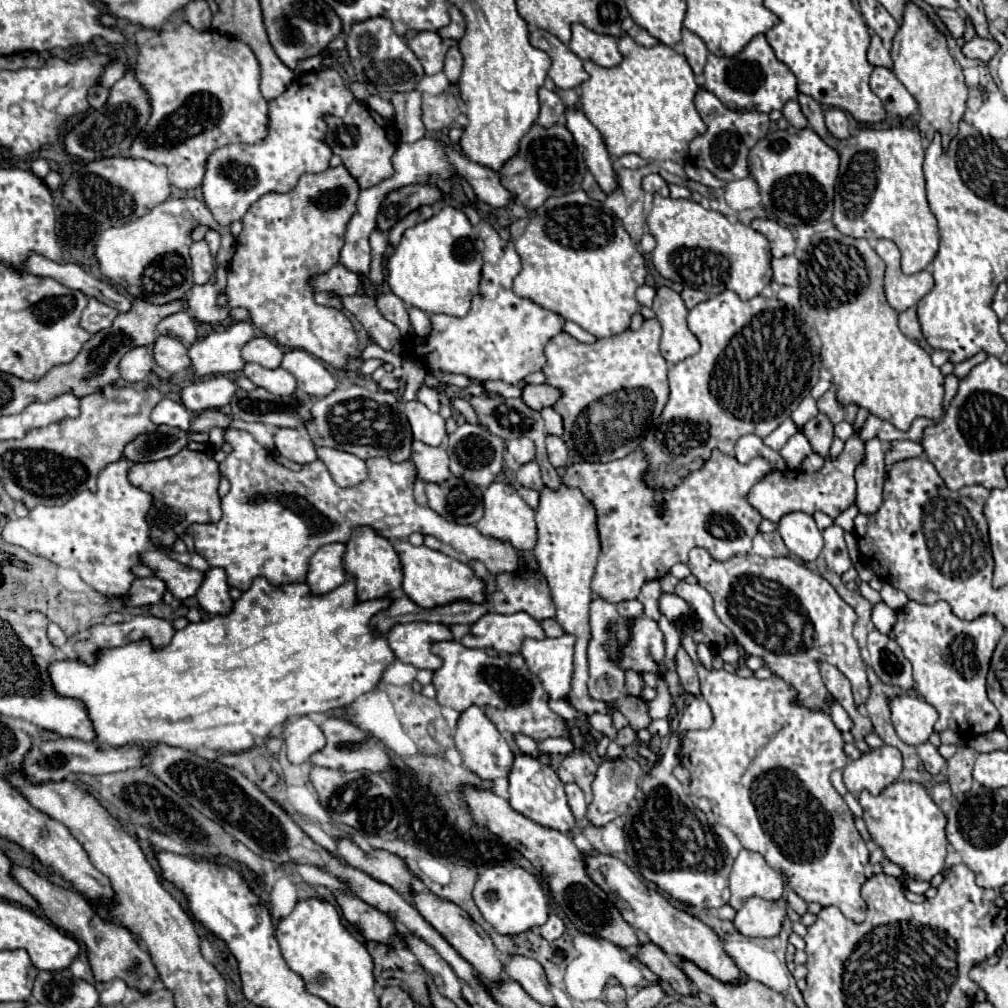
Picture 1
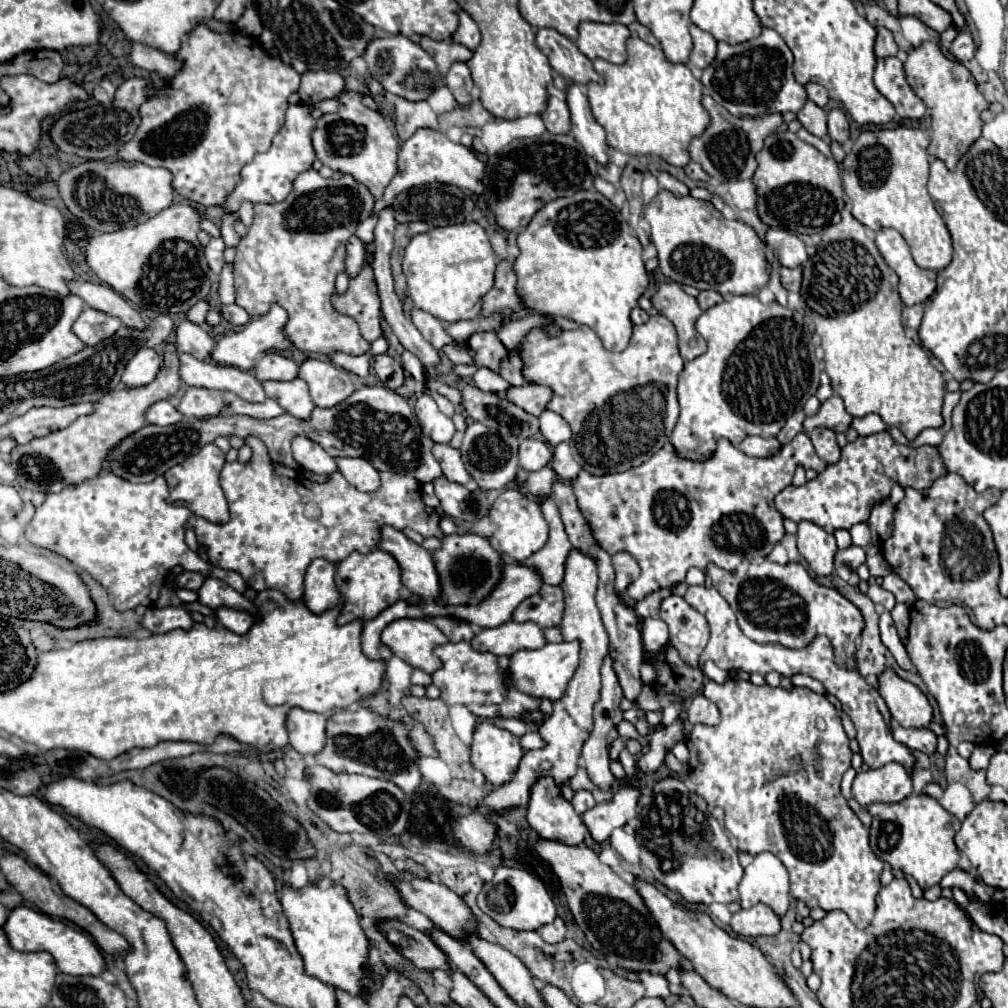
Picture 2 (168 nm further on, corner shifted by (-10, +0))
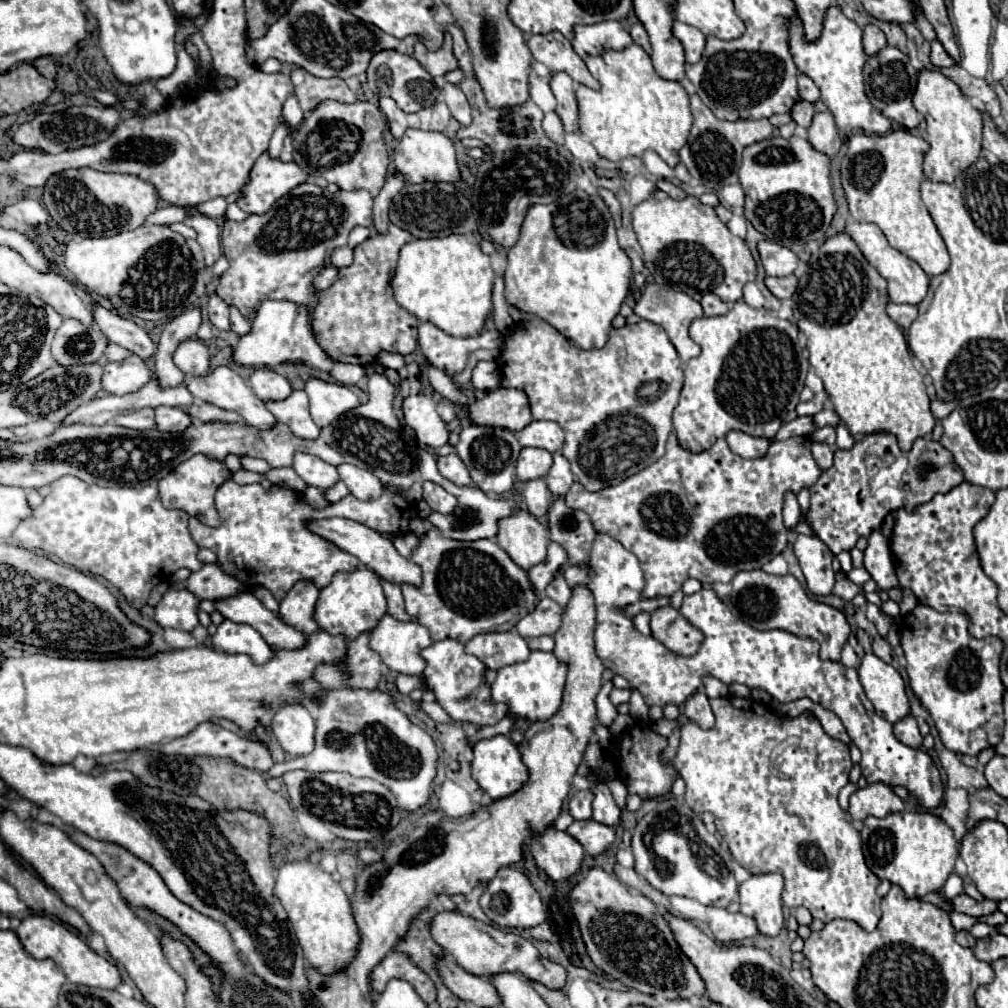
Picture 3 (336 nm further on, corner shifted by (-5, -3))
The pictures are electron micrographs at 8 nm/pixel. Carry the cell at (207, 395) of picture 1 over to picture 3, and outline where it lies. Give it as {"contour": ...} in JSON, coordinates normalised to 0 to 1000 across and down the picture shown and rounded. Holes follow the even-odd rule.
{"contour":[[[156,404],[154,420],[160,430],[180,430],[189,422],[189,416],[178,404]]]}

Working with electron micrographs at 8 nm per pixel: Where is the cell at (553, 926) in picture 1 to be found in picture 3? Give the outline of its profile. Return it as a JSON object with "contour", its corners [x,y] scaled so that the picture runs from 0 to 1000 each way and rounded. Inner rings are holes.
{"contour":[[[537,916],[537,918],[529,920],[529,922],[525,922],[525,928],[529,932],[533,932],[533,934],[545,934],[549,930],[549,924],[547,924],[547,920],[543,916]]]}

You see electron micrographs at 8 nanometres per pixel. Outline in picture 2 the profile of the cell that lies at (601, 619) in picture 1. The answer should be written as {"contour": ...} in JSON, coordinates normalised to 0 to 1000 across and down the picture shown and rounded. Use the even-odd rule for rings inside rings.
{"contour":[[[603,649],[599,653],[599,659],[597,659],[597,687],[595,687],[595,694],[589,698],[589,724],[585,726],[585,732],[579,736],[579,742],[577,742],[577,750],[579,750],[579,758],[581,758],[581,764],[583,764],[583,770],[597,784],[605,784],[605,780],[609,776],[609,770],[607,770],[607,766],[603,762],[603,754],[605,754],[603,752],[603,740],[613,730],[611,720],[617,716],[617,706],[615,706],[613,698],[619,692],[615,677],[613,677],[613,669],[607,663],[607,659],[609,659],[609,653]]]}

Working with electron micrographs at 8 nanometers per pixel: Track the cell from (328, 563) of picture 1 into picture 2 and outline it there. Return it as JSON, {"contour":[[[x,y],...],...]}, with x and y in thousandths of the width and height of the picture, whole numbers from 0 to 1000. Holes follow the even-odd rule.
{"contour":[[[313,554],[304,565],[304,583],[300,595],[310,607],[321,607],[337,597],[337,585],[333,581],[333,560],[323,554]]]}

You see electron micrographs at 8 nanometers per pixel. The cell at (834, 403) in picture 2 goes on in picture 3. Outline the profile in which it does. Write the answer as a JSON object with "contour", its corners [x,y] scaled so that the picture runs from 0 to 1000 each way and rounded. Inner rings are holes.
{"contour":[[[791,414],[791,416],[783,418],[783,420],[775,420],[775,426],[763,438],[777,438],[777,436],[783,436],[787,432],[803,434],[807,428],[809,428],[809,424],[807,424],[805,414]]]}

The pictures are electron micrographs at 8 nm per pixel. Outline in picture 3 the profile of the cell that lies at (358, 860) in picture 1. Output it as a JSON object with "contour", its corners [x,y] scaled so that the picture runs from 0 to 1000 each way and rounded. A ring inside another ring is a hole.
{"contour":[[[439,904],[439,906],[432,908],[432,912],[428,916],[428,928],[467,967],[491,969],[495,965],[515,965],[523,973],[537,975],[543,981],[559,981],[559,977],[563,973],[563,963],[557,957],[549,955],[547,951],[539,949],[527,934],[523,934],[517,928],[511,928],[507,924],[477,916],[469,910],[461,910],[455,904],[453,906]]]}

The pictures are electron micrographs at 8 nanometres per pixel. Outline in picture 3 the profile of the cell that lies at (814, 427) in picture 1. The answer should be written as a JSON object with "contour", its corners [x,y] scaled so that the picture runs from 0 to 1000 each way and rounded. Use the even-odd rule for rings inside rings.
{"contour":[[[807,439],[807,453],[814,465],[822,465],[826,461],[826,443],[818,439]]]}

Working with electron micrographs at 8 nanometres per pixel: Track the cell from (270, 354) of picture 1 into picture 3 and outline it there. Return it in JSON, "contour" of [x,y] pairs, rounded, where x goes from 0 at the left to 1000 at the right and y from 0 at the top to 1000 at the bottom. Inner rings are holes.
{"contour":[[[263,366],[253,368],[247,376],[247,382],[259,398],[281,398],[291,388],[283,374],[271,370],[271,368],[263,368]]]}

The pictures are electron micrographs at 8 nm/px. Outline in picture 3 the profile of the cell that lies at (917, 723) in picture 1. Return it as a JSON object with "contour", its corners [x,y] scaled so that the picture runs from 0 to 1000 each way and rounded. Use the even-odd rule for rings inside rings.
{"contour":[[[860,648],[856,650],[850,668],[852,678],[872,711],[880,713],[882,717],[890,717],[902,709],[898,678],[888,662],[870,654],[866,648]]]}

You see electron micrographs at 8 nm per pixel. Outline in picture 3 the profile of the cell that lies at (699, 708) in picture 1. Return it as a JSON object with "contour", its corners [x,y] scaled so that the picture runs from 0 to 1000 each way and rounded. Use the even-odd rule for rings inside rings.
{"contour":[[[691,686],[680,695],[680,709],[697,723],[703,723],[709,719],[709,711],[699,686]]]}

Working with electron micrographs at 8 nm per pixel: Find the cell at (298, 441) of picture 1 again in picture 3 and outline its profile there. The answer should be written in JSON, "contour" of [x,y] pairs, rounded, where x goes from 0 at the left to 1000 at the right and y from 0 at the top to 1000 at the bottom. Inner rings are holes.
{"contour":[[[295,449],[291,453],[291,465],[305,481],[311,481],[314,485],[326,485],[336,477],[336,469],[330,461],[307,449]]]}

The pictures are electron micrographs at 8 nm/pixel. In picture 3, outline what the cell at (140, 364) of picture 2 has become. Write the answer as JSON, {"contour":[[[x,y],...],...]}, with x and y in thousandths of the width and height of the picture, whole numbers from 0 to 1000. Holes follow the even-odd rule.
{"contour":[[[130,352],[118,360],[106,360],[102,364],[102,376],[100,382],[110,392],[124,392],[138,388],[146,378],[150,376],[150,370],[136,352]]]}

